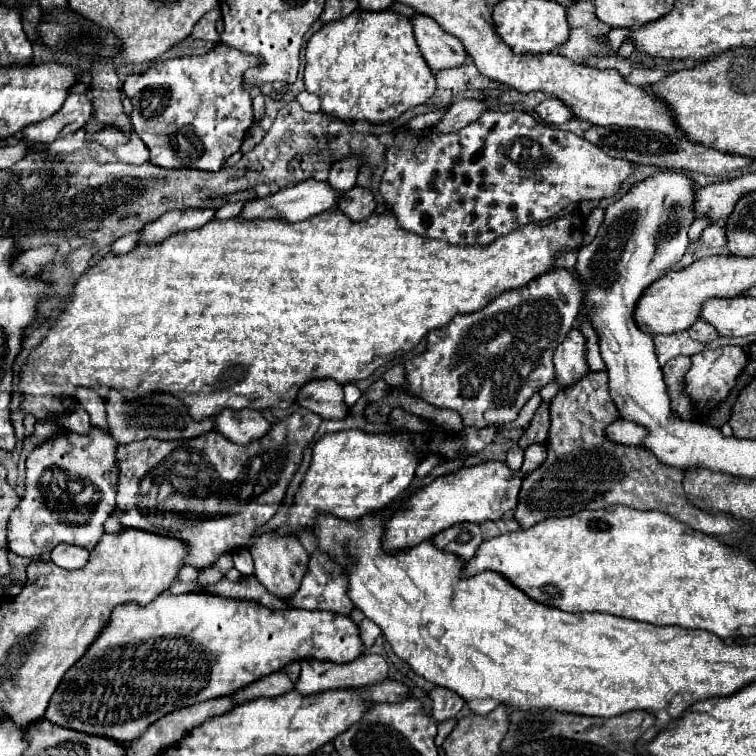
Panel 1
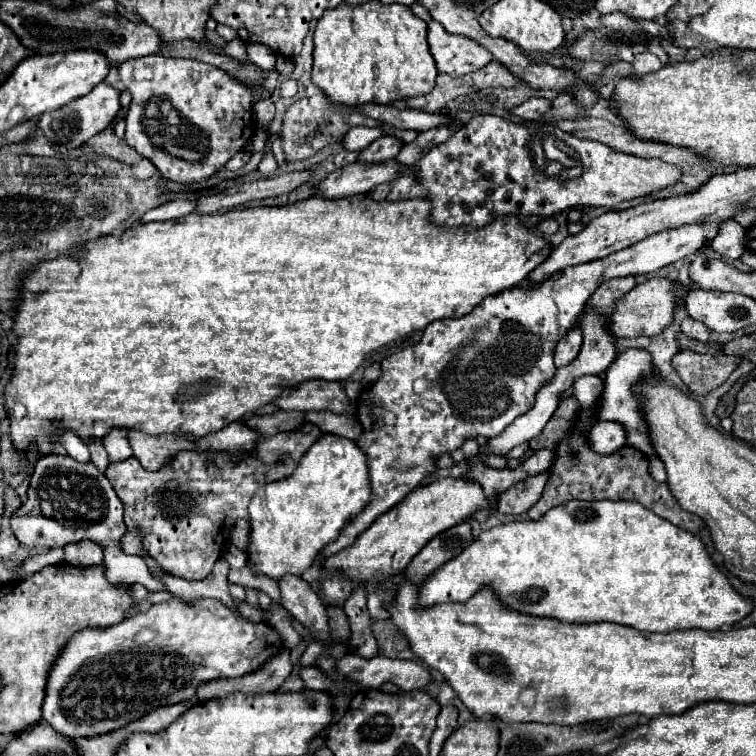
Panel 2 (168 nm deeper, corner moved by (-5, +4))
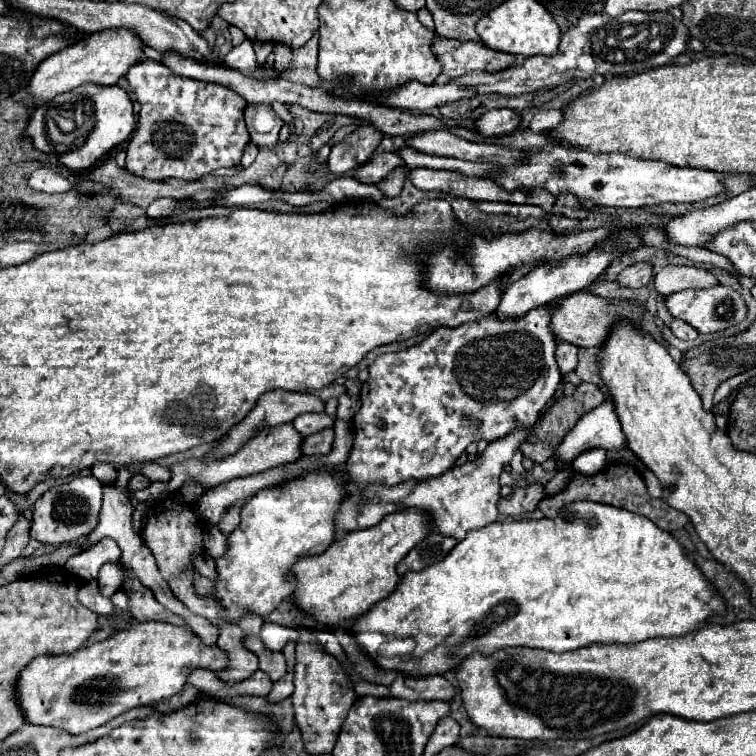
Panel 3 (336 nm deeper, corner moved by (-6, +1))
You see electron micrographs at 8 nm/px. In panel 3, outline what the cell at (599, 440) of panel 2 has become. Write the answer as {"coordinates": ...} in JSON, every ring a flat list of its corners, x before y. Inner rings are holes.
{"coordinates":[[600,448,588,450,572,462,572,470,576,474,598,474,604,466,606,466,606,450]]}

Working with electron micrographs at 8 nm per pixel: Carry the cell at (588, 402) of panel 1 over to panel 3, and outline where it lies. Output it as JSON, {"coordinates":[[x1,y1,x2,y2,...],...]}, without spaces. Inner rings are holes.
{"coordinates":[[608,464,602,472,598,472,594,476,580,476,580,474,576,474,570,480,570,484,566,486,566,490,558,492,552,498,540,500,538,508,544,512,546,518,554,518,560,508,564,508,566,504,576,502,576,500,592,500,592,502,602,502,602,504,610,504,610,506,616,506,616,508,624,508,628,512,634,512,634,514,650,518,656,526,660,526,666,532,682,528,682,526,688,524,688,516,686,514,682,514,680,510,674,510,664,500,650,498,648,492,646,492,642,476,632,466,628,466,628,464]]}

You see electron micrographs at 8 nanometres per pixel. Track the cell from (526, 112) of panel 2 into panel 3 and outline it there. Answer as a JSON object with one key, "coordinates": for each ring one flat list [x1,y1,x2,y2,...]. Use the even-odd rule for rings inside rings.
{"coordinates":[[488,110,486,114,482,114,476,124,474,130,480,136,486,138,496,138,496,136,508,136,512,134,520,124,520,114,512,112,512,110]]}

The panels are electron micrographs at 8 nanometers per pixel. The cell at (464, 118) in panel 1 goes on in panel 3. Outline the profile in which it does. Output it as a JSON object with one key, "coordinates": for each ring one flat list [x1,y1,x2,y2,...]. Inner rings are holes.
{"coordinates":[[382,152,382,154,374,154,364,166,356,168,354,178,358,182,364,184,378,184,384,176,388,176,388,172,392,172,396,166,404,166,404,162,400,160,398,154,394,152]]}

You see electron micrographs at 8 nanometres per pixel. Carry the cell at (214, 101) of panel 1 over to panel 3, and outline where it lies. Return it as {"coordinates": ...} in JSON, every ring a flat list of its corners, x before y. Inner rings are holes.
{"coordinates":[[144,60,126,76,142,110,126,150,126,172,144,180,198,180,216,168,240,164,250,134,244,124,246,102,240,94,214,82,180,78,168,66]]}

